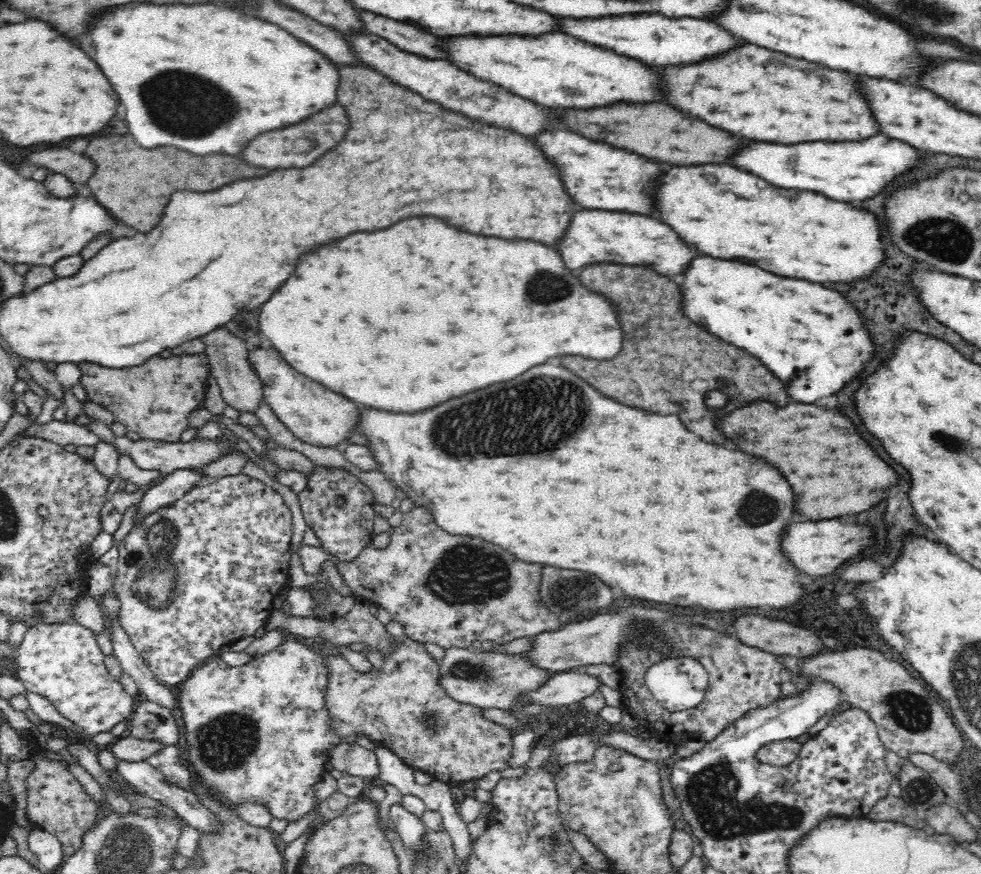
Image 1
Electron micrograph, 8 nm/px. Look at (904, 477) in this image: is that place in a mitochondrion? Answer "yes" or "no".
no

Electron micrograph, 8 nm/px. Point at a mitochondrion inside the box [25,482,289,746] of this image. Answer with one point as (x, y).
(149, 563)

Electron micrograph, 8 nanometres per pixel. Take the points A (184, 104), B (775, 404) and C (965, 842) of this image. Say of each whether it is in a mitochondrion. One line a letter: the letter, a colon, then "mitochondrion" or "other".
A: mitochondrion
B: other
C: other

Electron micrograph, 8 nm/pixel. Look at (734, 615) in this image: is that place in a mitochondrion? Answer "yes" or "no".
no

